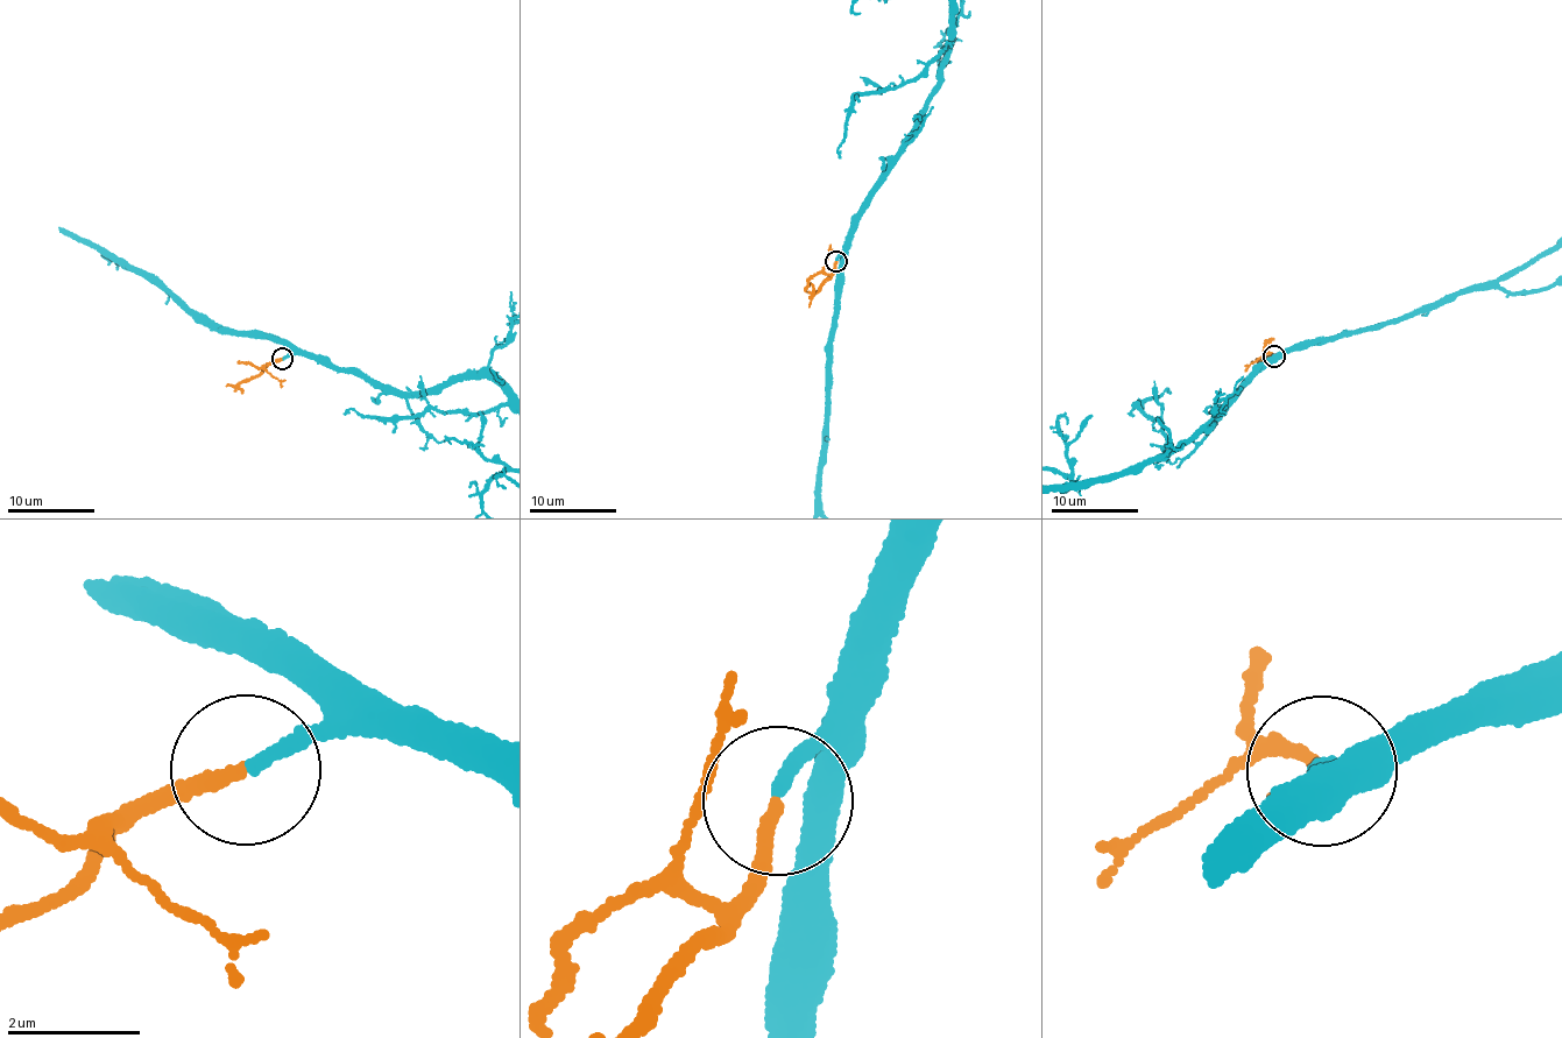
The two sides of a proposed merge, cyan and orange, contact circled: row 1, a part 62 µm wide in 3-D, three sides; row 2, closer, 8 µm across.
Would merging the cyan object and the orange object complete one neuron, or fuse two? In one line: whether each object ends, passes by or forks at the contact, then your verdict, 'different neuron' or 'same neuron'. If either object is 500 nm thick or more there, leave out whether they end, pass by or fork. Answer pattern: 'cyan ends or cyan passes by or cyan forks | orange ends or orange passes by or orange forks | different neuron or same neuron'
cyan ends | orange ends | same neuron

